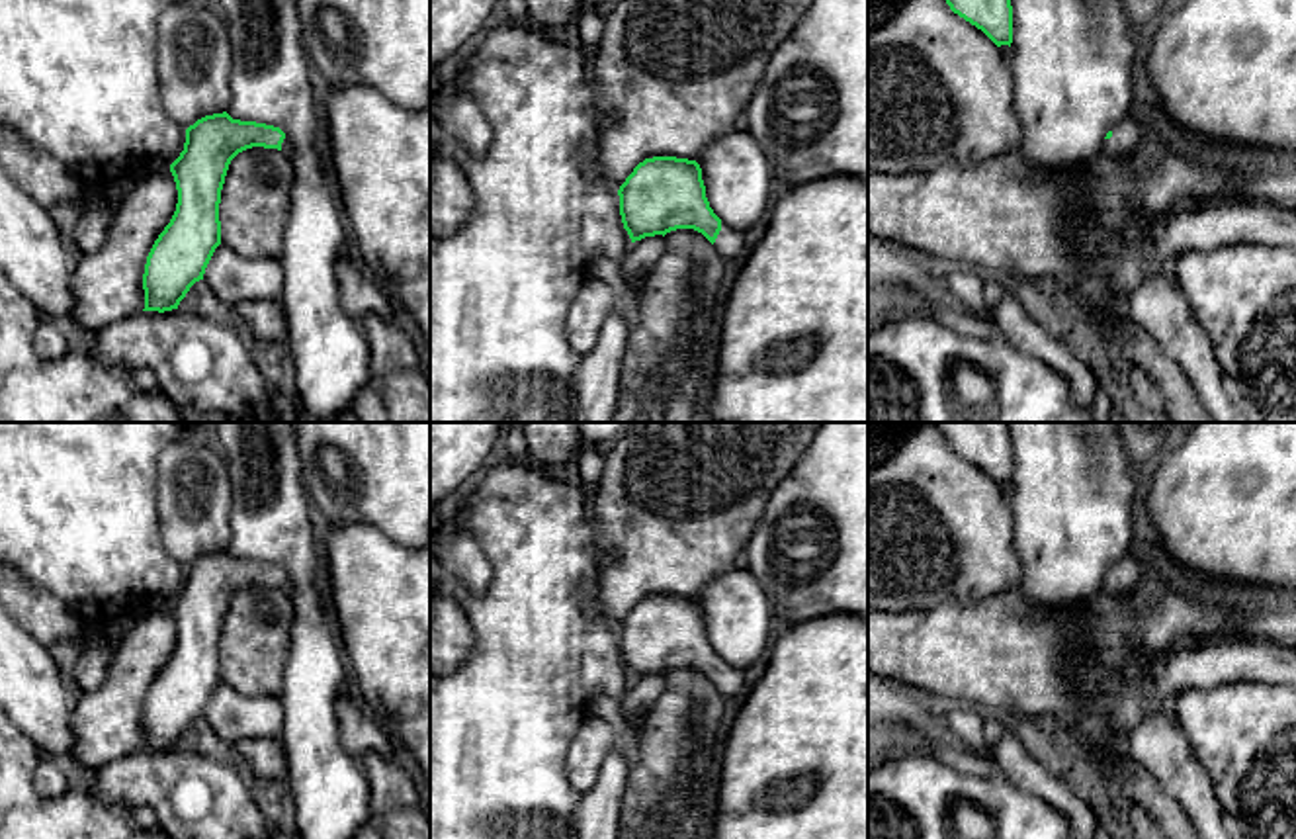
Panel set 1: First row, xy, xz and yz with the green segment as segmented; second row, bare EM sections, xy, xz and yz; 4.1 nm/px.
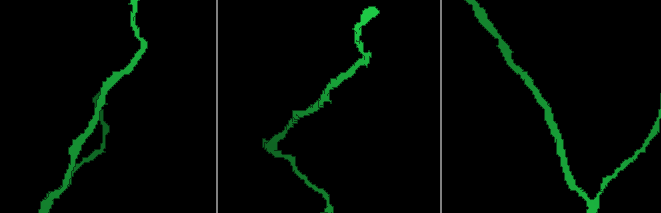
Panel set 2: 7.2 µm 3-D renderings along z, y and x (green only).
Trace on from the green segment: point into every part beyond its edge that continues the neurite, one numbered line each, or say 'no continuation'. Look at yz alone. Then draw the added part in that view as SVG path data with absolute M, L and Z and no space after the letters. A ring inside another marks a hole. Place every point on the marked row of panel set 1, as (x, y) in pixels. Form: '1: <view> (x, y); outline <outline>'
1: yz (1124, 137); outline M1126 117L1120 125L1112 129L1112 137L1104 139L1104 153L1122 158L1138 147L1138 141L1140 141L1138 123Z

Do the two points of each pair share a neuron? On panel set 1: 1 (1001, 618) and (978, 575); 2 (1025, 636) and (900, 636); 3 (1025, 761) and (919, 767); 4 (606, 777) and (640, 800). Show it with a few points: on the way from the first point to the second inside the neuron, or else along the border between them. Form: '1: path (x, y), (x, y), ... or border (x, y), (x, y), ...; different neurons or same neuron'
1: border (1017, 585), (976, 603), (947, 603); different neurons
2: path (993, 636), (931, 636); same neuron
3: border (999, 769), (1021, 789), (1036, 796); different neurons
4: border (630, 765), (618, 818); different neurons

